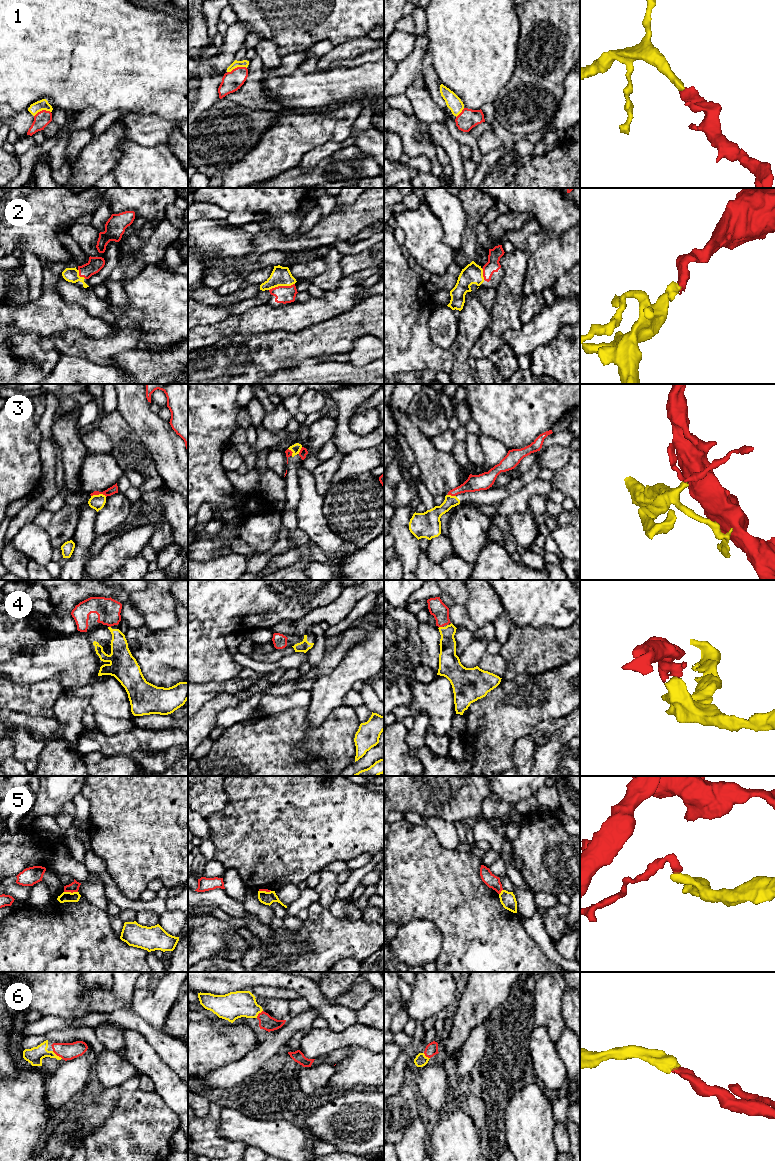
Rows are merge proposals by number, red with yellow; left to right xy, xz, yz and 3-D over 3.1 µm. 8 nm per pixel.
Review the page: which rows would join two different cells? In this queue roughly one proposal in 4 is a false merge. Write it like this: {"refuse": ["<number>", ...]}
{"refuse": ["3", "5"]}

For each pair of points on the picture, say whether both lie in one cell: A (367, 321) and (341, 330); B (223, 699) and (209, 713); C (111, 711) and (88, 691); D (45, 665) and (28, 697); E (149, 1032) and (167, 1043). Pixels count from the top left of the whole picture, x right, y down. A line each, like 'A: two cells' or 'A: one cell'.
A: one cell
B: one cell
C: one cell
D: two cells
E: one cell

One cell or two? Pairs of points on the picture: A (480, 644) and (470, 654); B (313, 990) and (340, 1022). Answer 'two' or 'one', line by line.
A: one
B: one

